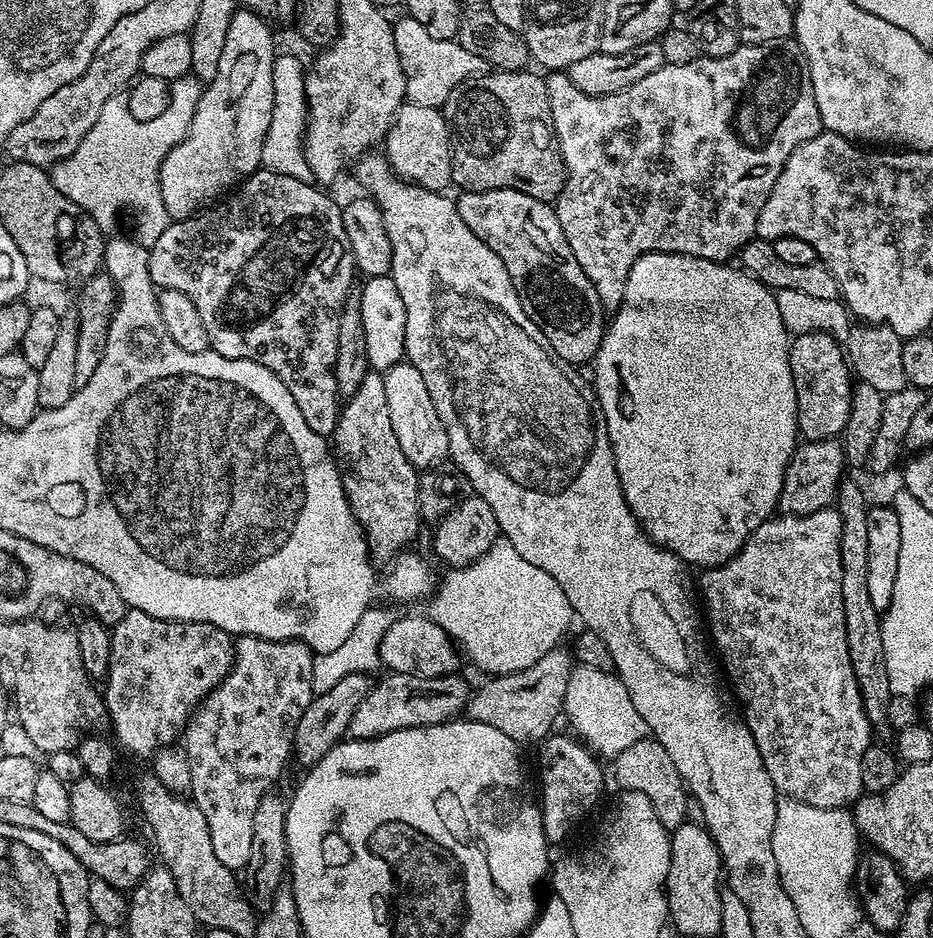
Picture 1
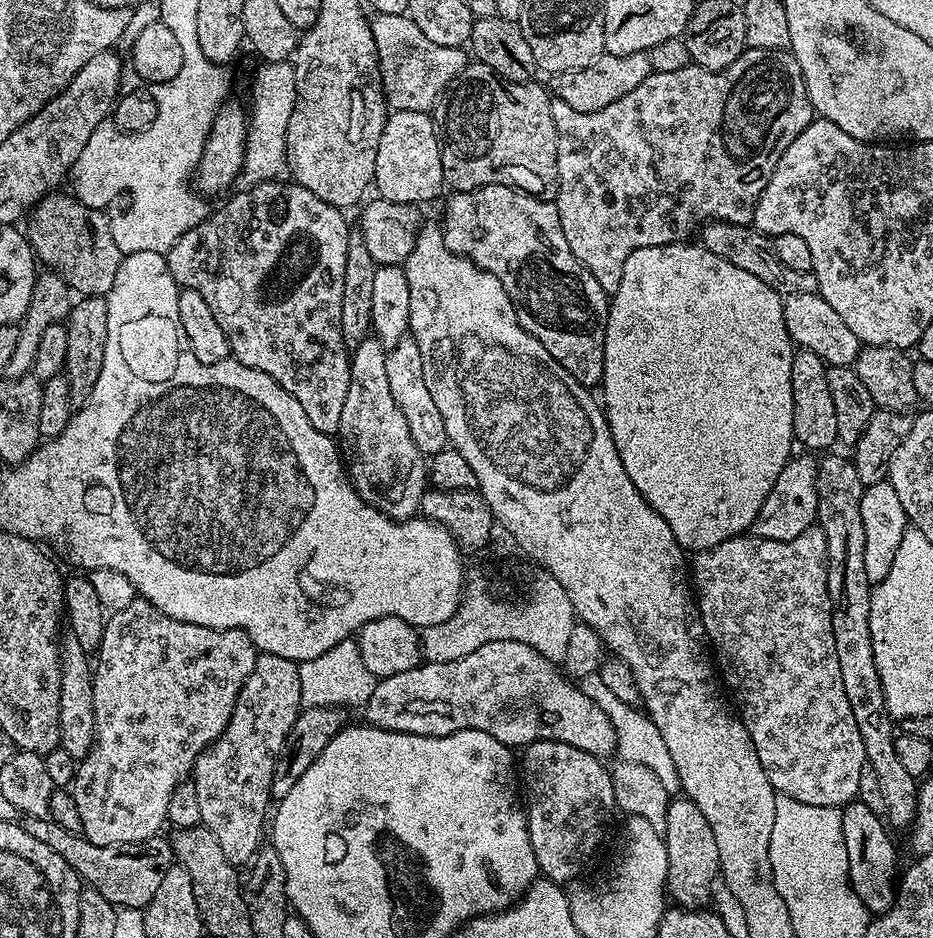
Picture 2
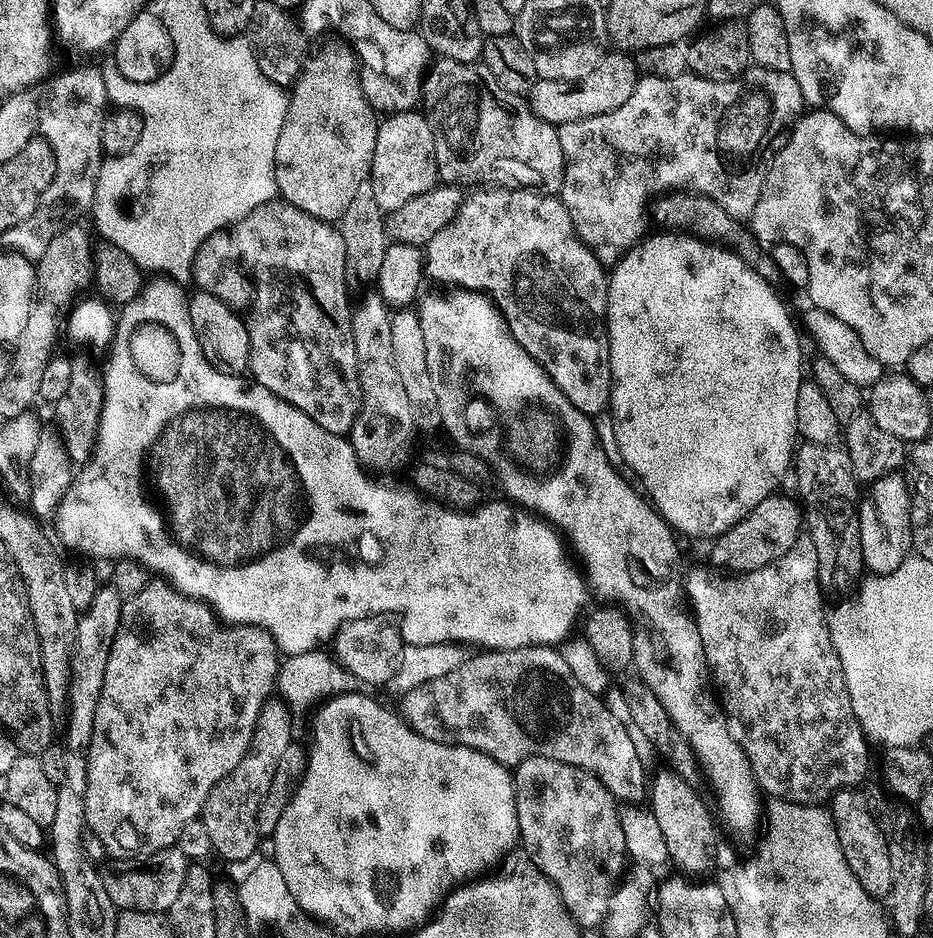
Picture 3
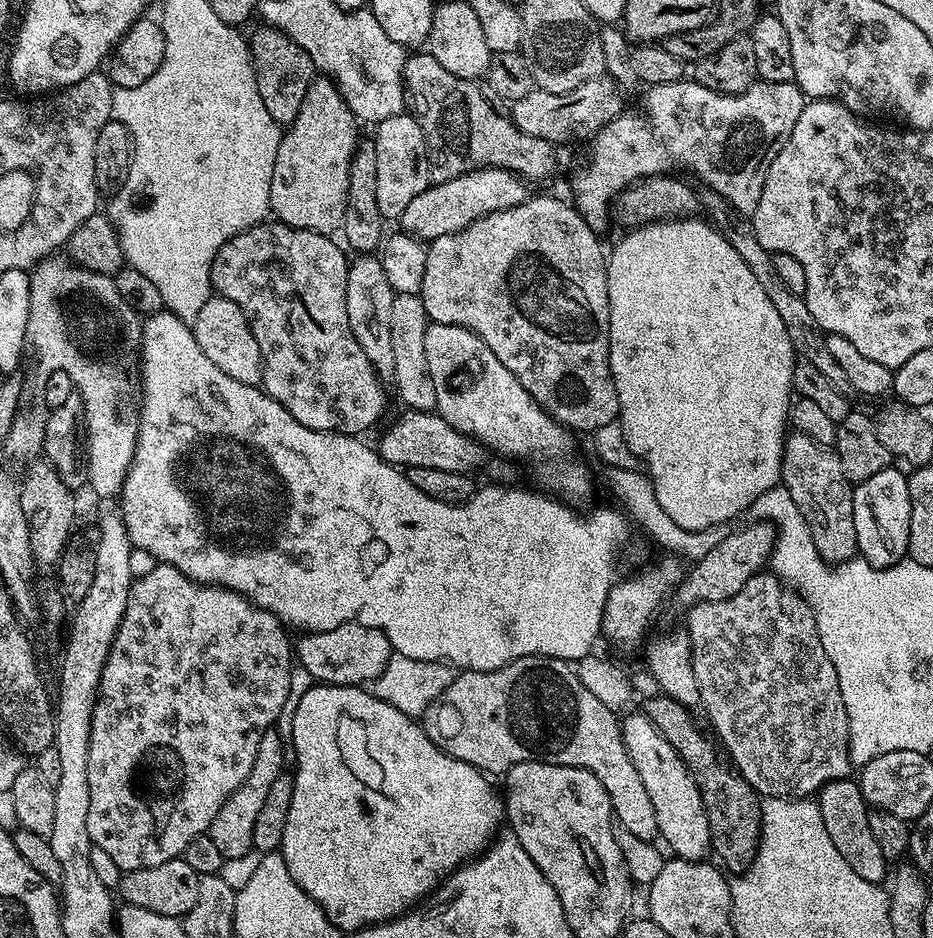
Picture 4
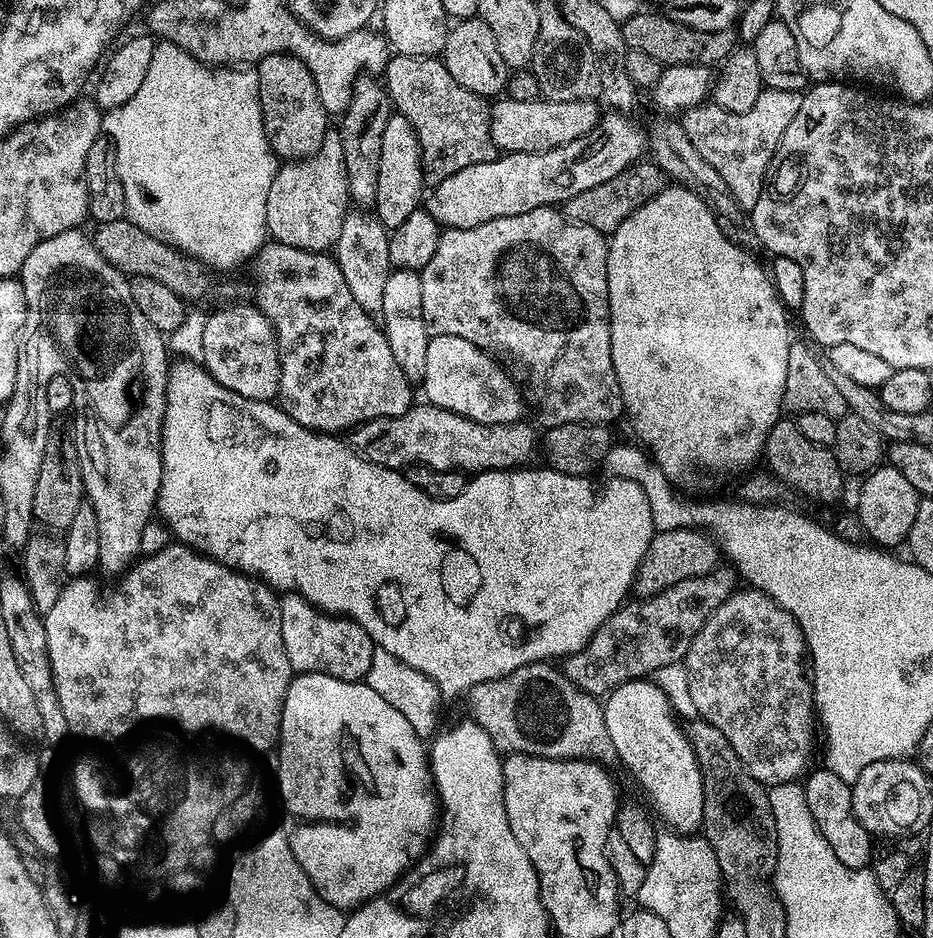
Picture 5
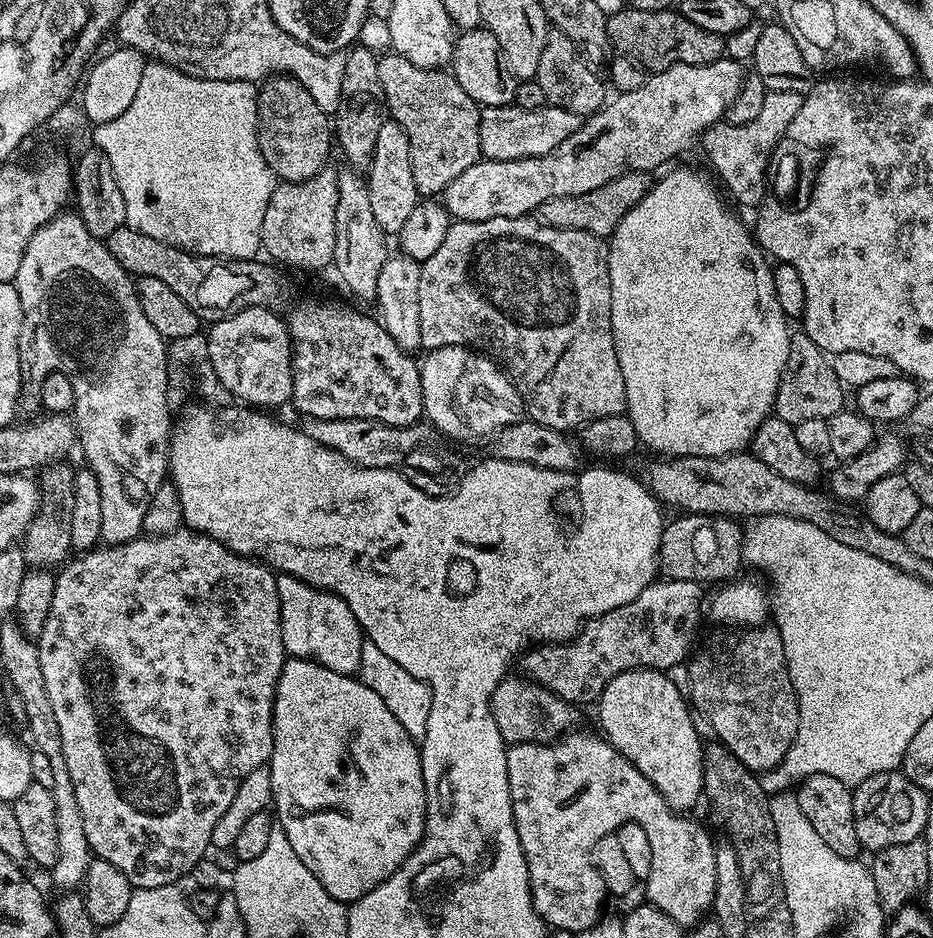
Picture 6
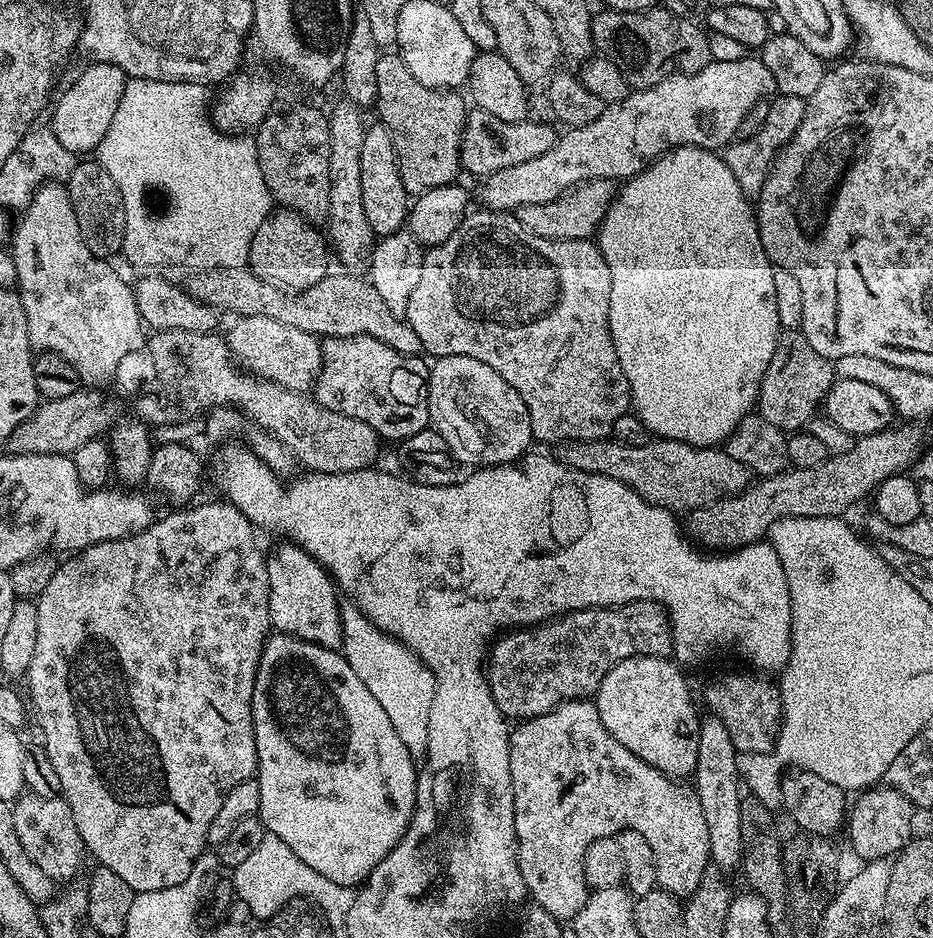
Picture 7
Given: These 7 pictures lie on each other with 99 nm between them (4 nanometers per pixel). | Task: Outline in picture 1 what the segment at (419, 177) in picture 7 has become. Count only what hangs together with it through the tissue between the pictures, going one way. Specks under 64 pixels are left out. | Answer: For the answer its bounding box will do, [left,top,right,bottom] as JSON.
[446,70,566,202]

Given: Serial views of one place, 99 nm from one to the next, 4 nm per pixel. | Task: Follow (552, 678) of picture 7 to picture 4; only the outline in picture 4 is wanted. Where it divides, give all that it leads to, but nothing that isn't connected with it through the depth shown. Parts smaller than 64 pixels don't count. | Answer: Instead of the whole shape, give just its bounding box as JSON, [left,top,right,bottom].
[674,520,776,606]

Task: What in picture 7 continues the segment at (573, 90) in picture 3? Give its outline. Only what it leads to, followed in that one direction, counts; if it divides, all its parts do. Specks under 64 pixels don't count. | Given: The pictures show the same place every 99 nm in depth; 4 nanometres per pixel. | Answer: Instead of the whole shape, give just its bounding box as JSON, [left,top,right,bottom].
[460,107,558,178]

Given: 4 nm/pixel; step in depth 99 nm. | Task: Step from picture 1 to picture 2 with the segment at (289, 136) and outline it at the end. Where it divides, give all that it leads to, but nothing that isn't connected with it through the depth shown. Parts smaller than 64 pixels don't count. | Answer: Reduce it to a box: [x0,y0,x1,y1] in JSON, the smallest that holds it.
[242,60,296,185]

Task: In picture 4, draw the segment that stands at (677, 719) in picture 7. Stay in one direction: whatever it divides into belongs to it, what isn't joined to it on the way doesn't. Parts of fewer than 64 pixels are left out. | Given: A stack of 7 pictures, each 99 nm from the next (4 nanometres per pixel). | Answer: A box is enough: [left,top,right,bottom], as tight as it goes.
[622,711,712,861]

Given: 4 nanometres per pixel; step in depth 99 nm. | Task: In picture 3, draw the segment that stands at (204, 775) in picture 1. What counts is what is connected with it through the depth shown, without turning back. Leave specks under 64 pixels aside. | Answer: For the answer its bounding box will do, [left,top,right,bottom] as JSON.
[202,698,294,860]

